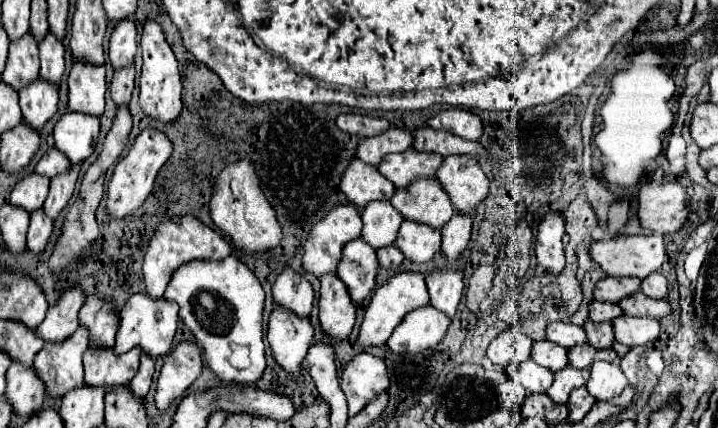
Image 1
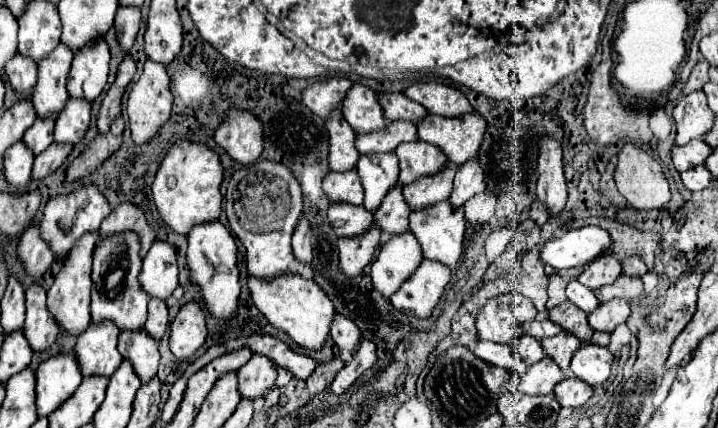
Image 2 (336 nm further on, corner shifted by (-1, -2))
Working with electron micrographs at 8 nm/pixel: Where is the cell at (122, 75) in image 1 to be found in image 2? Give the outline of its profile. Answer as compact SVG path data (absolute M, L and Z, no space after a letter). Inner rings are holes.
M120 5L116 11L116 37L122 45L124 51L130 51L136 33L140 29L140 7L128 7L128 5Z

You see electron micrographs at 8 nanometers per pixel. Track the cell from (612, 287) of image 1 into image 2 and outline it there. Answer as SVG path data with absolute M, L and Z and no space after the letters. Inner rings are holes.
M604 253L604 255L600 255L598 259L594 259L592 263L588 263L584 267L584 271L578 275L578 281L594 291L602 285L614 283L620 275L622 275L620 261L616 261L612 255Z

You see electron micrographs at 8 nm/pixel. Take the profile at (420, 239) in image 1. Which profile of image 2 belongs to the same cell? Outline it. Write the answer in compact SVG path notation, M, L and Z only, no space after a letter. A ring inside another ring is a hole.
M446 163L446 167L434 175L424 175L414 183L404 187L404 197L410 209L426 207L430 203L438 203L448 199L452 193L452 179L456 175L456 163Z

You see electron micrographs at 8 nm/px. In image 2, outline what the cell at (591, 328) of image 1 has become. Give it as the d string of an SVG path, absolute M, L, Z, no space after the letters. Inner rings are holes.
M564 301L560 305L556 305L554 309L548 311L548 317L558 323L562 329L570 331L574 337L578 337L580 341L590 341L594 329L588 325L588 319L586 319L586 313L582 313L574 303L570 301Z

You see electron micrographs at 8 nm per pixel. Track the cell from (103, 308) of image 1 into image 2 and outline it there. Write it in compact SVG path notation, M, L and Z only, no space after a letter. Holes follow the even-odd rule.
M120 203L100 225L100 235L112 235L112 233L120 233L120 231L134 231L140 235L140 255L144 257L146 249L150 249L150 245L156 239L156 229L146 221L144 209L134 205L134 203Z

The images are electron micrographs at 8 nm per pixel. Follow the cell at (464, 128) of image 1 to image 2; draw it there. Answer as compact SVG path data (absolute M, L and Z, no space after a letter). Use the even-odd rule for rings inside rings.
M434 81L414 83L404 91L404 95L424 105L426 111L438 113L442 117L460 117L472 111L472 105L464 97L464 93L444 83L434 83Z

